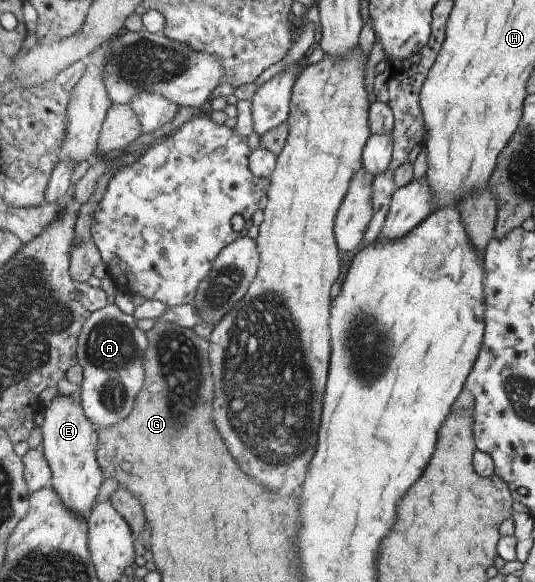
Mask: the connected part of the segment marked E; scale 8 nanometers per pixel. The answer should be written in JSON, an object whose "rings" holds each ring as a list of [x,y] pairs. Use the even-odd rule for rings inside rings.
{"rings":[[[74,395],[57,396],[45,407],[41,448],[53,470],[52,486],[65,502],[65,506],[71,512],[77,512],[77,516],[81,518],[85,518],[89,508],[95,504],[105,480],[97,452],[99,431],[85,414],[81,402],[74,401]]]}

